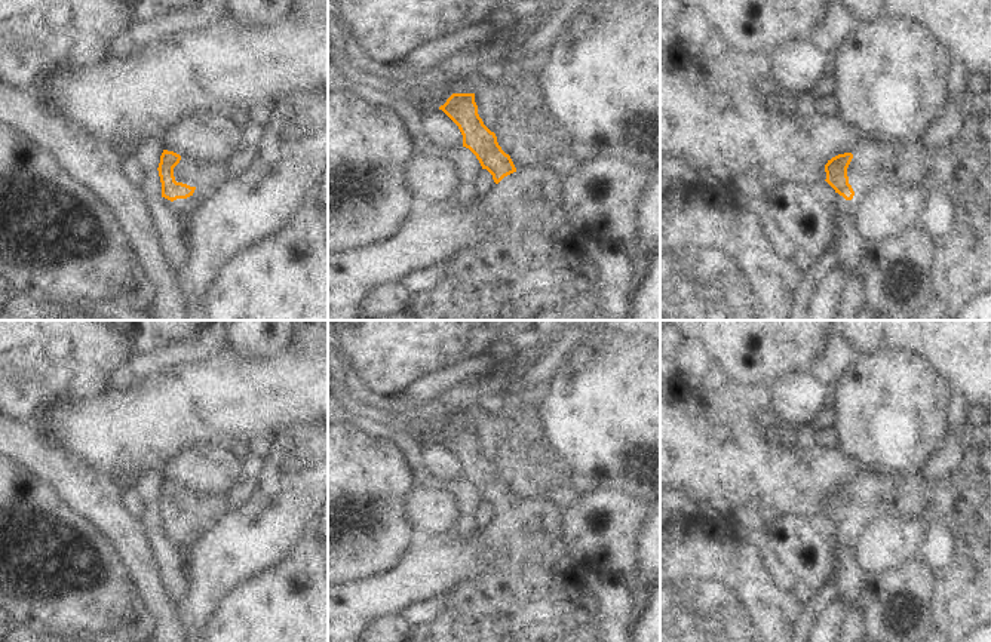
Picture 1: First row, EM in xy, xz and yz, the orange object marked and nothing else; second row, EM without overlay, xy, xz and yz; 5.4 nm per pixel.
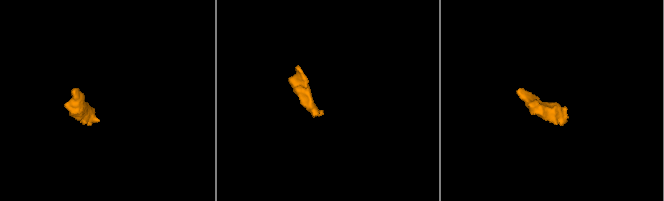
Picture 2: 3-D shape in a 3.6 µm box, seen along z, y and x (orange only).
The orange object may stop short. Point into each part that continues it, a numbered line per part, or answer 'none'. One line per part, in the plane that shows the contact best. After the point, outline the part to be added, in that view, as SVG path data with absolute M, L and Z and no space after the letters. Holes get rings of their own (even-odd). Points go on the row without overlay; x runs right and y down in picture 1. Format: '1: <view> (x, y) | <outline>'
1: xy (183, 506) | M180 492L180 495L174 500L174 509L175 509L177 514L182 514L190 519L196 519L194 506L193 506L191 500L188 500L182 495L182 492Z

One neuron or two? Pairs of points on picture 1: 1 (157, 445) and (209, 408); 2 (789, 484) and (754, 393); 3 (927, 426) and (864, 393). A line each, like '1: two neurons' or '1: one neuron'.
1: one neuron
2: one neuron
3: one neuron

